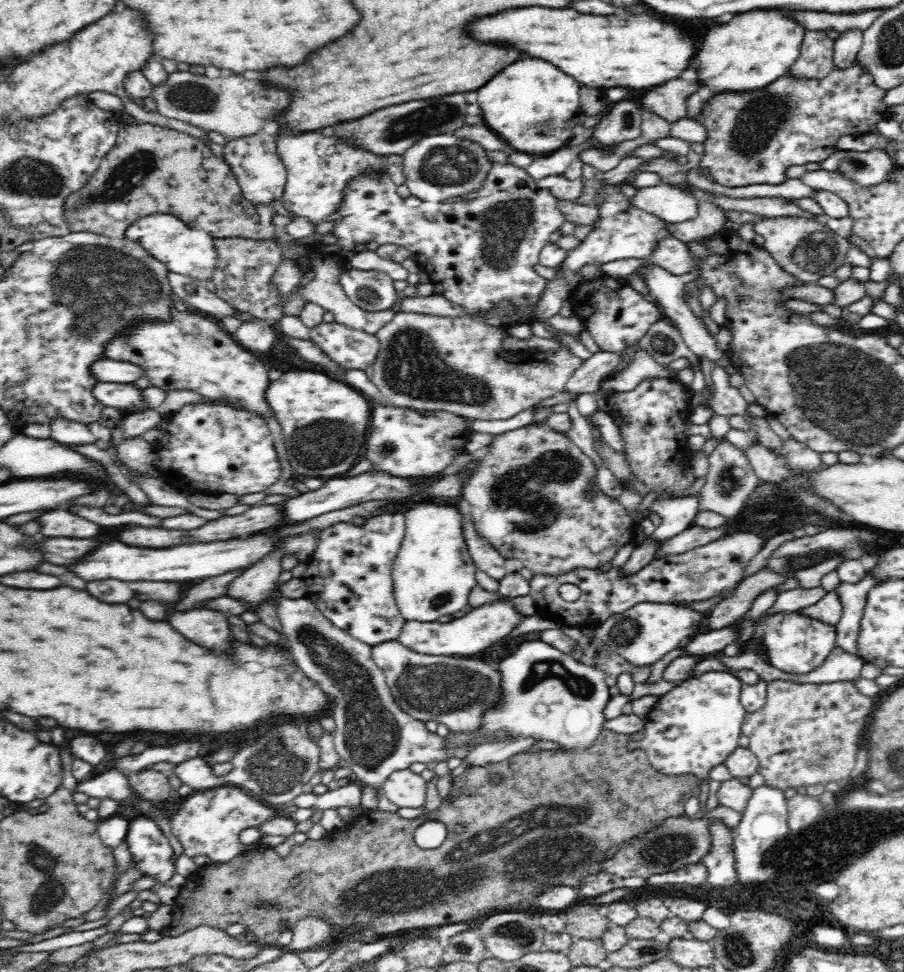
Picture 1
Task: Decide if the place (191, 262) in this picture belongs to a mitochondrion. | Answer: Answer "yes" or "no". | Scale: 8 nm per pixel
no

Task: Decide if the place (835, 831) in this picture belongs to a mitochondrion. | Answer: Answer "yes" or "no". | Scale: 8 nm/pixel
yes

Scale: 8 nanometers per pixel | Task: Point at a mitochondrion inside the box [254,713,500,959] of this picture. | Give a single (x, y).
(463, 946)

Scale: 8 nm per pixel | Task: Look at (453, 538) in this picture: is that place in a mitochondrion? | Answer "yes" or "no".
no

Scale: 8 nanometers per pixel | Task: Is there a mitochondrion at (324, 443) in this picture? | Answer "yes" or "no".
yes

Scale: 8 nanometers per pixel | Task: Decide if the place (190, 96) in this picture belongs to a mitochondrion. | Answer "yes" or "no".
yes

